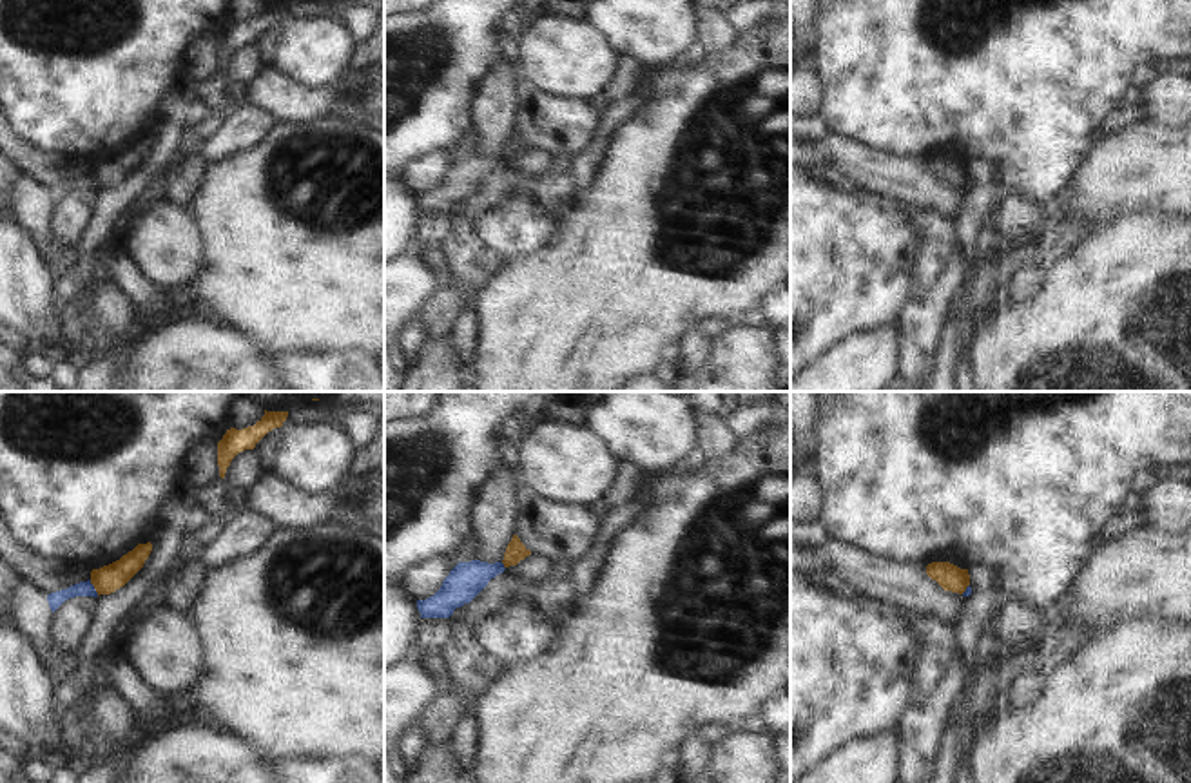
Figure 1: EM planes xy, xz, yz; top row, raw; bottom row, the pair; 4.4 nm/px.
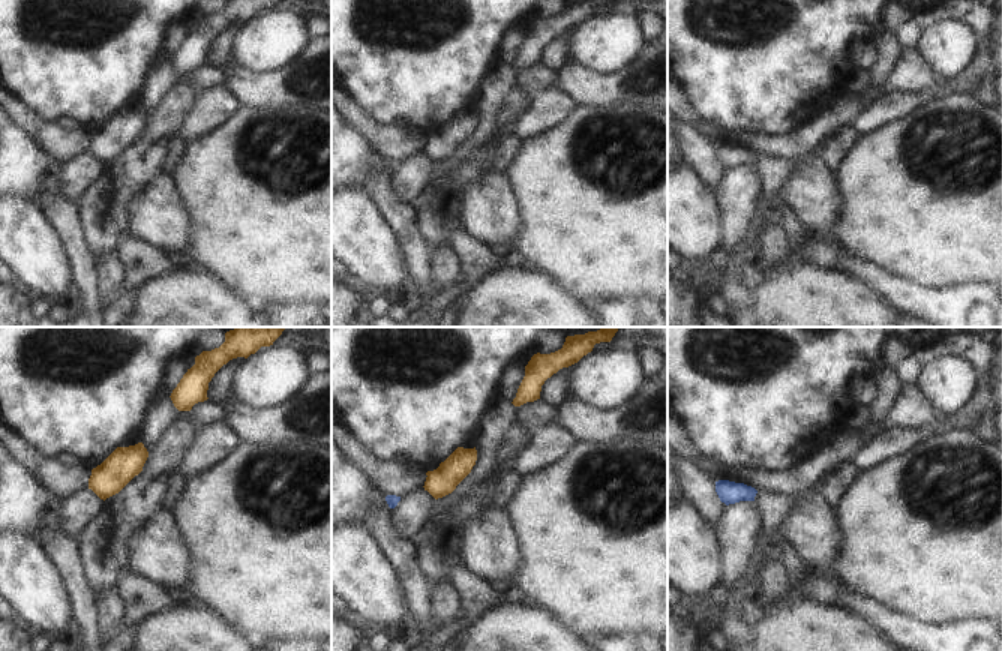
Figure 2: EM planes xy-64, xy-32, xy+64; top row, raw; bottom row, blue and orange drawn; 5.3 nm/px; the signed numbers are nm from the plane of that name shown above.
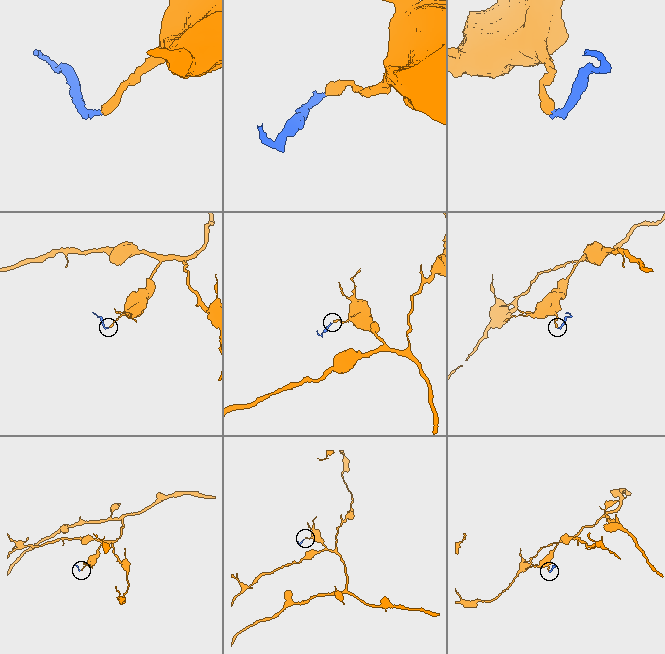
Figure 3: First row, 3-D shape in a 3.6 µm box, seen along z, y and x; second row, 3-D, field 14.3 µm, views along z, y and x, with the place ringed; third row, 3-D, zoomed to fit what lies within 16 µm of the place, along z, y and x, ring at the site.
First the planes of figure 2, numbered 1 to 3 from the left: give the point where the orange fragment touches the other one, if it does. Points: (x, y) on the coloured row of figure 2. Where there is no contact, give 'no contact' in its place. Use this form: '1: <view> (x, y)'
1: no contact
2: no contact
3: no contact

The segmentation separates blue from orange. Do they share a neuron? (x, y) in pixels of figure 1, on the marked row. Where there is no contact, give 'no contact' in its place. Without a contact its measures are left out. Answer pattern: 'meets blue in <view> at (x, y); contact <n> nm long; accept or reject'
meets blue in xy at (93, 588); contact 80 nm long; reject

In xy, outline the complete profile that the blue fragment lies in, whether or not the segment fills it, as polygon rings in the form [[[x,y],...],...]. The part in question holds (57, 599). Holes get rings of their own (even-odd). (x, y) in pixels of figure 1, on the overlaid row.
[[[87,580],[87,582],[80,582],[67,589],[47,594],[47,602],[49,602],[51,611],[54,613],[65,600],[74,598],[74,596],[94,596],[96,598],[98,593],[94,585],[91,584],[91,580]]]

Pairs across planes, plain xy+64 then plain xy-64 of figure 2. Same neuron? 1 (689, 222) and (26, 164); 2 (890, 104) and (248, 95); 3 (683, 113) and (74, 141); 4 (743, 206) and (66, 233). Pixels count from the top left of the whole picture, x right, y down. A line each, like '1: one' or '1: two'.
1: two
2: two
3: one
4: two

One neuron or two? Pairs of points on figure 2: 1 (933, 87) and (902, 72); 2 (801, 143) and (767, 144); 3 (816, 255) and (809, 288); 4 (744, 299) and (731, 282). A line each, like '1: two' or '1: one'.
1: one
2: one
3: two
4: one

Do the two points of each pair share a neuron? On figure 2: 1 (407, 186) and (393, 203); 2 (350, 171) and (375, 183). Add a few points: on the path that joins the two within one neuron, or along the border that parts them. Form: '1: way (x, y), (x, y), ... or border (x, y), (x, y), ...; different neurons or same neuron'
1: border (390, 173), (392, 191), (402, 201), (414, 204); different neurons
2: border (369, 162), (365, 189); different neurons

